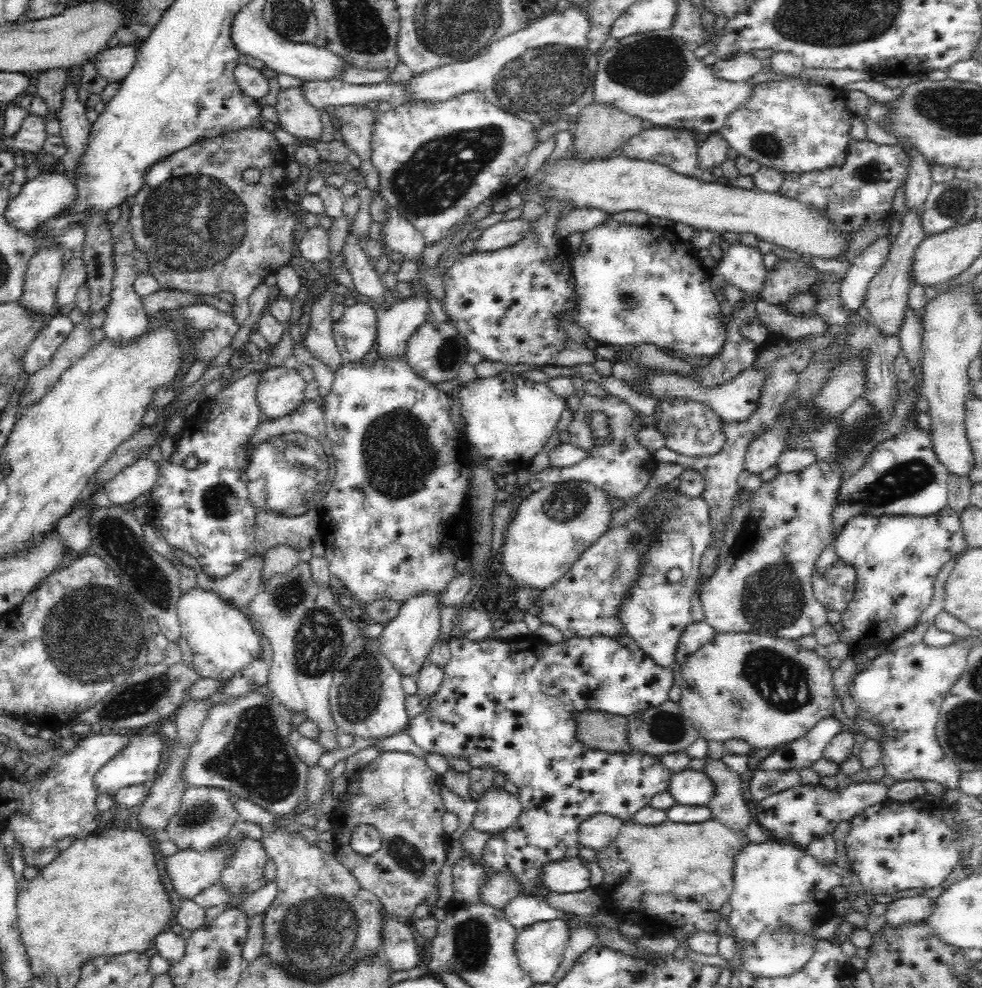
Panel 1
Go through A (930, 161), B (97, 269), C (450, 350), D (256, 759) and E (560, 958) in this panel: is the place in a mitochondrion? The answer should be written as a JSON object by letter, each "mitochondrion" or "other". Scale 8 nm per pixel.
{"A":"other","B":"other","C":"mitochondrion","D":"mitochondrion","E":"other"}

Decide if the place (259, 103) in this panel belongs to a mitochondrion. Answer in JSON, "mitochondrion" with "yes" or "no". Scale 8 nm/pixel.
{"mitochondrion":"no"}

